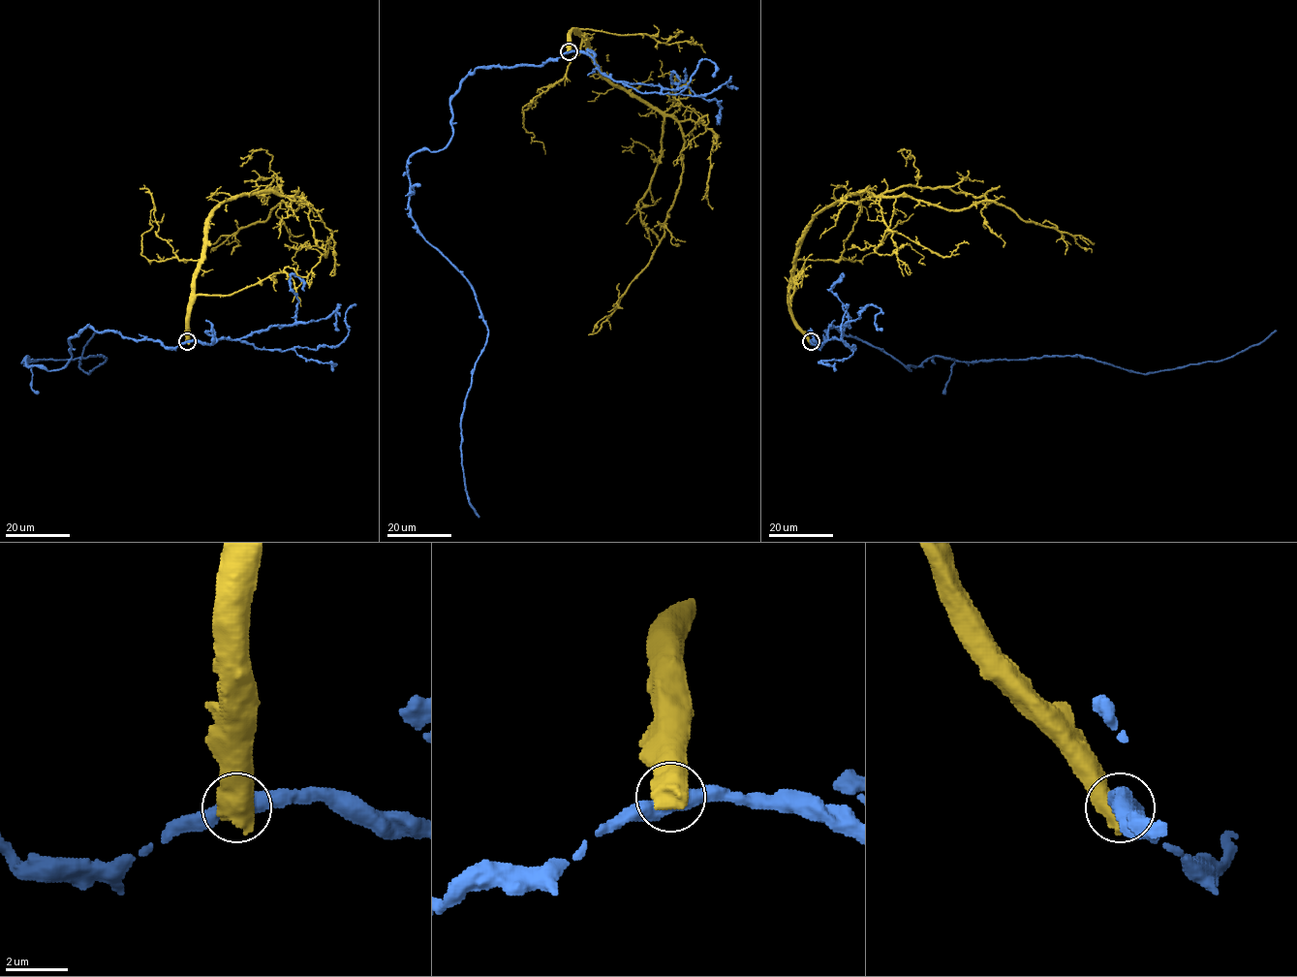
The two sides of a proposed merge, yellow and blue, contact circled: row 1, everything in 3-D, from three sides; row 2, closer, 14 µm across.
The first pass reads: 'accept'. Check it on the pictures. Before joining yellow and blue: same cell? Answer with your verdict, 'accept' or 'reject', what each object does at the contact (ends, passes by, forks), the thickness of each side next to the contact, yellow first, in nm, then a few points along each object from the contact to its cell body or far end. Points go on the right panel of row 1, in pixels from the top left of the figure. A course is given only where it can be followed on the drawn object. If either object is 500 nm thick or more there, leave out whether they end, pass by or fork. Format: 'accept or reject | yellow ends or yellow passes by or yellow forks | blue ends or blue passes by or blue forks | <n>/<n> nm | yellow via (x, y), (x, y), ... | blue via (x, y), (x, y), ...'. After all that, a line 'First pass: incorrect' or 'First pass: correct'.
reject | 850/440 nm | yellow via (811, 341), (789, 307), (791, 272), (810, 221), (846, 195), (906, 196), (954, 210), (996, 201), (1094, 243) | blue via (811, 341), (820, 347), (835, 327), (910, 371), (935, 356), (1080, 355), (1147, 373), (1222, 361), (1276, 330)
First pass: incorrect

